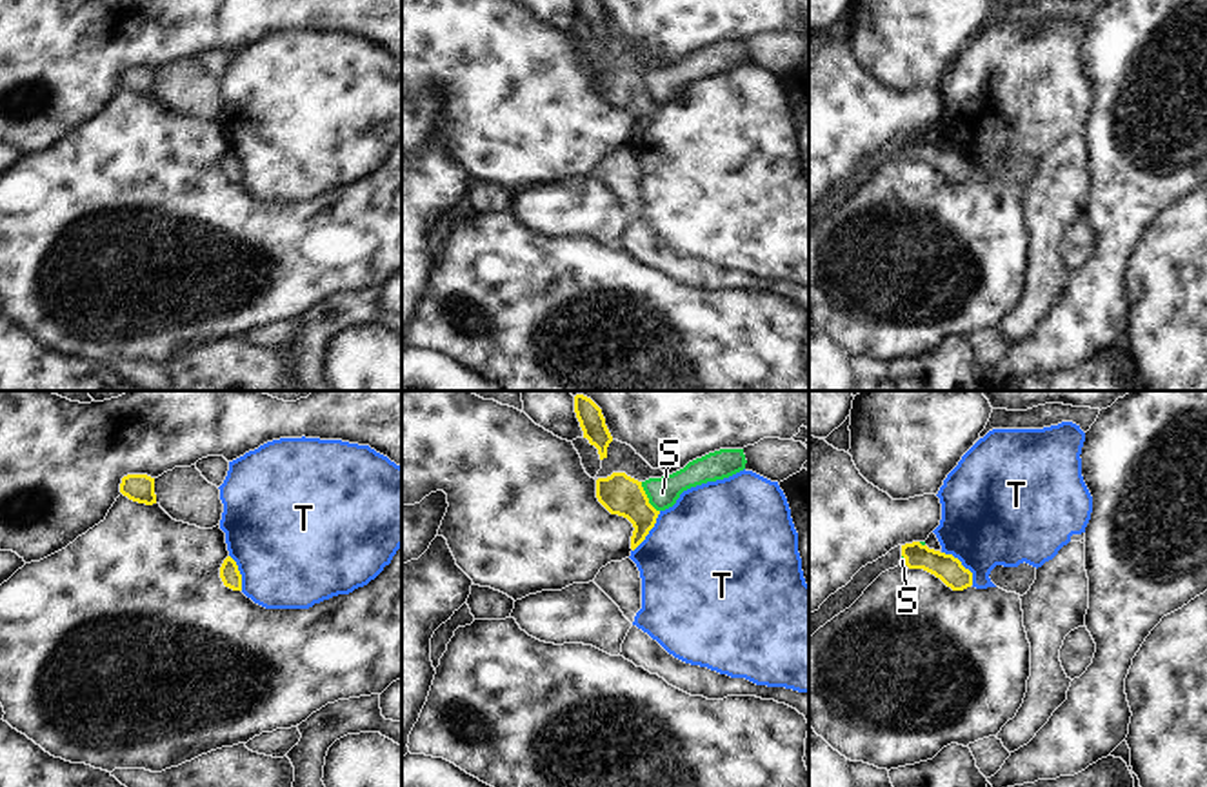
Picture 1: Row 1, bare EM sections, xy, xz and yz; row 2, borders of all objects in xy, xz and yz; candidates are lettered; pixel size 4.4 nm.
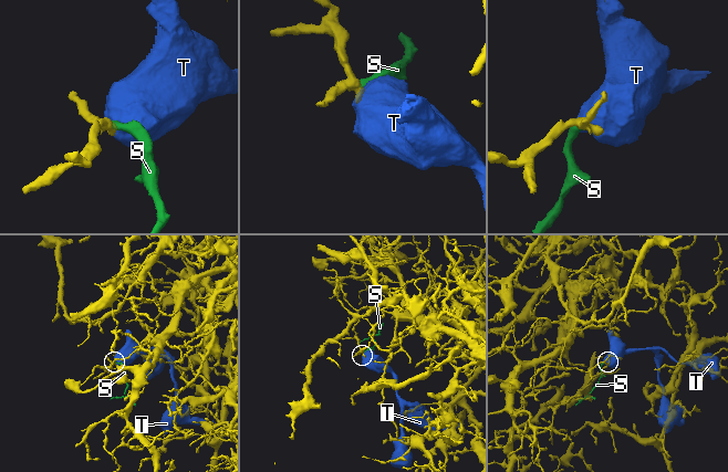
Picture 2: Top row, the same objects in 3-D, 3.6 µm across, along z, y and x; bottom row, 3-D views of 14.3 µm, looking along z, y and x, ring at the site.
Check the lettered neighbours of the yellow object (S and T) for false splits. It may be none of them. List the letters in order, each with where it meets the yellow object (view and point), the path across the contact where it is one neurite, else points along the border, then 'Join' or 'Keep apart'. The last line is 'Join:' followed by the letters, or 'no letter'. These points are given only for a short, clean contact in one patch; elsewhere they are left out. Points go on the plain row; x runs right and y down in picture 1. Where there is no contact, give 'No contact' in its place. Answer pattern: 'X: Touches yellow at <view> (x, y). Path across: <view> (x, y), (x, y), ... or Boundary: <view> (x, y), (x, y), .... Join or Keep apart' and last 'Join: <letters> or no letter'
S: Touches yellow at xz (646, 89). Boundary: xz (640, 75), (648, 93), (658, 104). Keep apart
T: Touches yellow at yz (960, 157). Keep apart
Join: no letter

